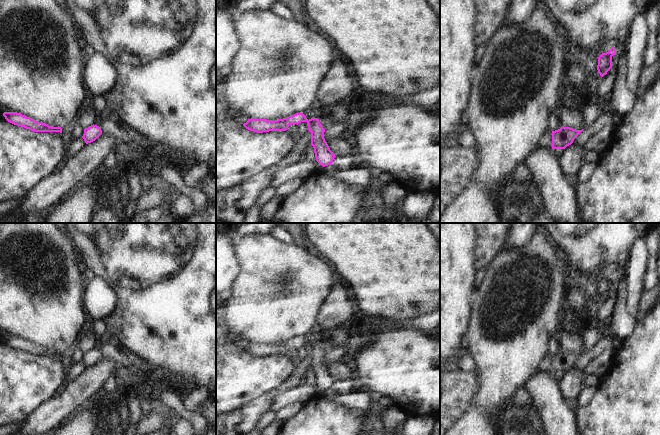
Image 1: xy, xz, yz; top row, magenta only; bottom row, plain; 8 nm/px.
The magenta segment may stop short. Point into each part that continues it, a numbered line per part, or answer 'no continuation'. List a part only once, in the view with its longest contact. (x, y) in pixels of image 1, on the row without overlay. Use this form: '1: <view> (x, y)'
no continuation.

